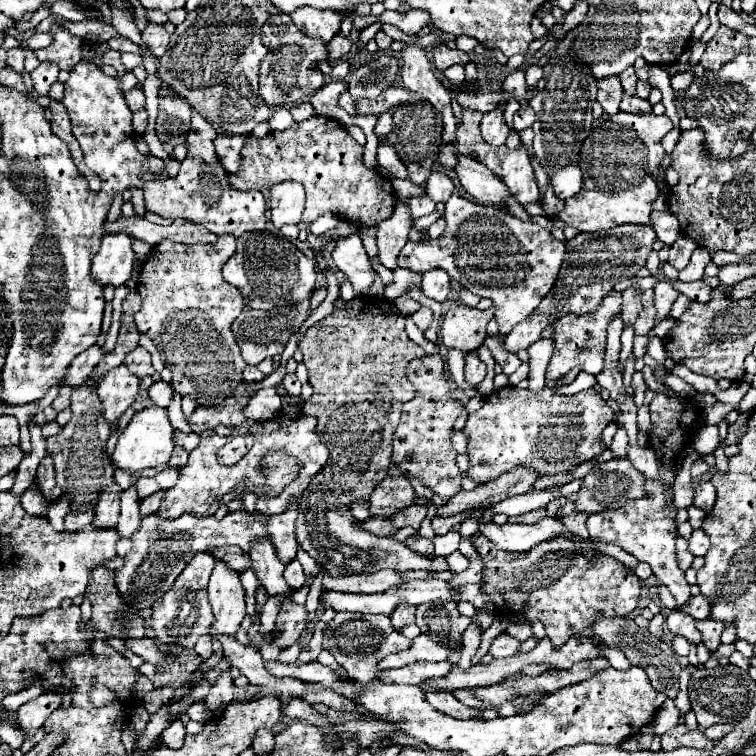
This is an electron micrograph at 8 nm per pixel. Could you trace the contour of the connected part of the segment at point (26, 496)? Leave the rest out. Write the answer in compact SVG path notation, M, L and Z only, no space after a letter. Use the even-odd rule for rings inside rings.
M35 479L29 489L19 497L23 509L27 509L27 513L31 515L45 515L49 509L49 499L43 495L43 491L39 489L39 481Z

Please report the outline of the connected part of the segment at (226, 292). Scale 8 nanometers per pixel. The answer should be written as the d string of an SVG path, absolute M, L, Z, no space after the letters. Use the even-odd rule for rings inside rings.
M221 235L217 245L183 245L165 239L157 245L157 255L153 255L141 269L137 281L137 293L143 299L139 313L135 313L135 325L141 333L149 335L161 353L161 359L167 367L173 367L171 387L181 397L195 397L197 405L219 405L223 403L235 387L243 383L243 369L247 363L243 361L239 347L231 333L231 323L237 319L245 301L241 299L239 289L229 285L223 275L223 263L235 253L235 237Z

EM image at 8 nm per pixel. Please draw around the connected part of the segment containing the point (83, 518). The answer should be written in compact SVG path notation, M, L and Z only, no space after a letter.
M89 507L85 512L79 514L70 513L65 518L65 531L75 532L82 529L85 525L89 524L93 520L93 515L95 514L95 507Z

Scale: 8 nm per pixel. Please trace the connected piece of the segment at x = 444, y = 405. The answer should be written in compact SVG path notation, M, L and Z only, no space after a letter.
M425 355L423 359L409 361L409 365L407 365L407 381L415 387L415 397L403 405L401 423L399 423L399 427L395 431L395 437L393 437L391 467L399 475L411 473L413 477L421 479L421 483L425 487L429 487L431 491L435 491L443 501L449 501L451 497L455 497L455 493L461 491L461 479L463 479L461 471L459 471L459 467L455 463L457 451L451 445L453 423L461 415L463 403L457 401L457 399L449 399L449 377L445 373L445 367L447 367L447 361L445 361L443 355Z

